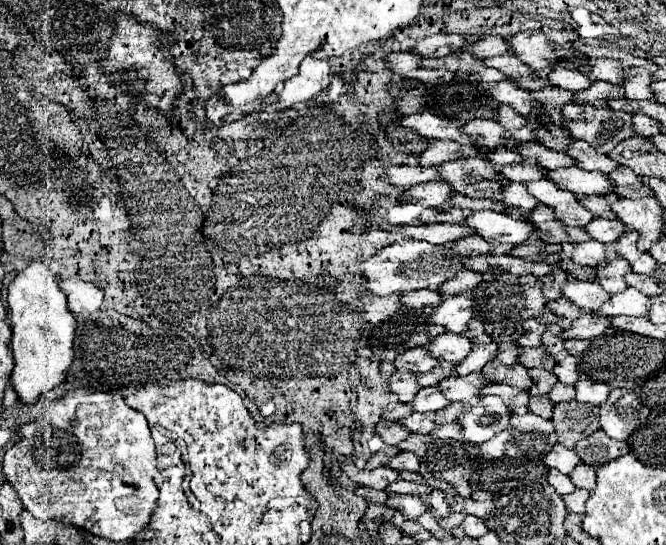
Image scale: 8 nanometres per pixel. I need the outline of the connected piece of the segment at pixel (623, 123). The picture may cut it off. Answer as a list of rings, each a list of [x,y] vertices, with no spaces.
[[[568,102],[562,106],[562,114],[570,120],[566,128],[572,138],[586,140],[600,154],[612,152],[618,142],[634,136],[634,114],[628,112]]]

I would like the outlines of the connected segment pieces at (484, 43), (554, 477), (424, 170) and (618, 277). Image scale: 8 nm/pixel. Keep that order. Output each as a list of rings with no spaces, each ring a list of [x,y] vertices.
[[[484,36],[484,38],[468,44],[468,46],[462,46],[462,50],[468,50],[468,52],[476,54],[478,58],[492,58],[492,56],[508,52],[510,44],[502,36]]]
[[[550,470],[550,472],[548,472],[548,482],[550,482],[550,484],[556,488],[556,492],[562,494],[562,496],[576,490],[576,486],[572,484],[572,480],[570,480],[566,474],[558,472],[558,470]]]
[[[390,166],[384,174],[384,178],[390,184],[396,186],[414,186],[420,182],[430,182],[436,180],[440,176],[440,172],[436,170],[436,166]]]
[[[614,258],[606,264],[600,264],[596,266],[598,270],[598,282],[604,286],[604,290],[608,290],[610,294],[618,294],[622,290],[628,288],[624,276],[628,272],[632,272],[632,266],[630,262],[626,262],[624,258]]]

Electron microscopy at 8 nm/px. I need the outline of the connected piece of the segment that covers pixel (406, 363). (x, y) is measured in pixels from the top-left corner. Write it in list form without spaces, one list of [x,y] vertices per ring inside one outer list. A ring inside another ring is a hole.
[[[418,346],[418,348],[406,350],[394,360],[398,370],[410,370],[410,372],[416,372],[416,374],[430,372],[434,366],[438,366],[438,362],[440,362],[440,358],[432,356],[428,346]]]

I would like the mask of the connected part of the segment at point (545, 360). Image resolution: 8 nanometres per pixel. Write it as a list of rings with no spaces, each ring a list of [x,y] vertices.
[[[538,346],[538,348],[524,348],[520,358],[518,358],[520,364],[524,364],[526,368],[544,368],[544,370],[552,370],[554,368],[554,356],[546,352],[544,346]]]

